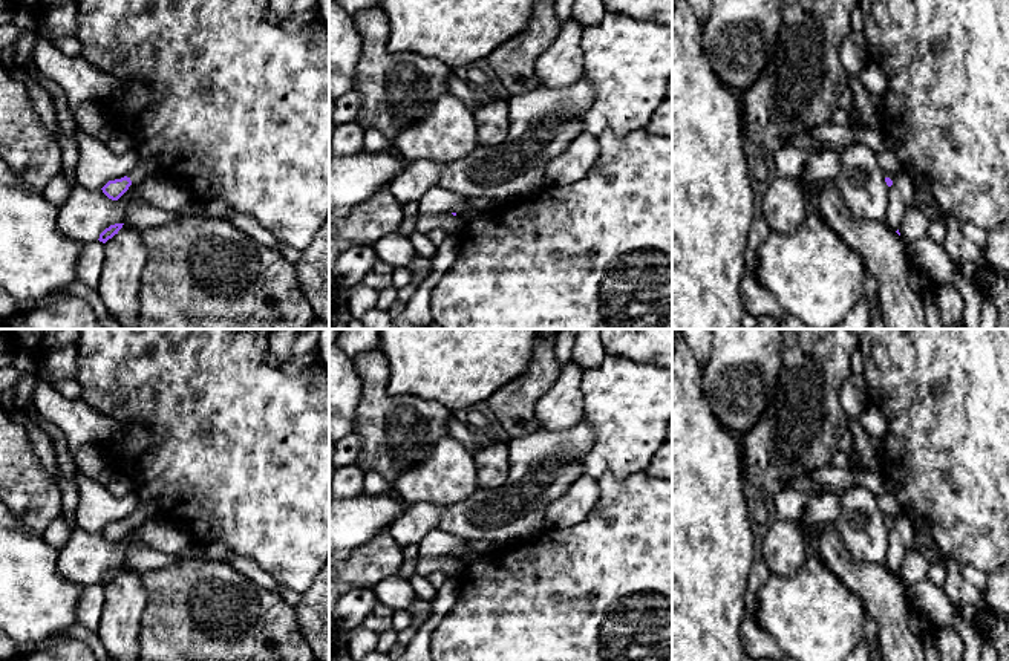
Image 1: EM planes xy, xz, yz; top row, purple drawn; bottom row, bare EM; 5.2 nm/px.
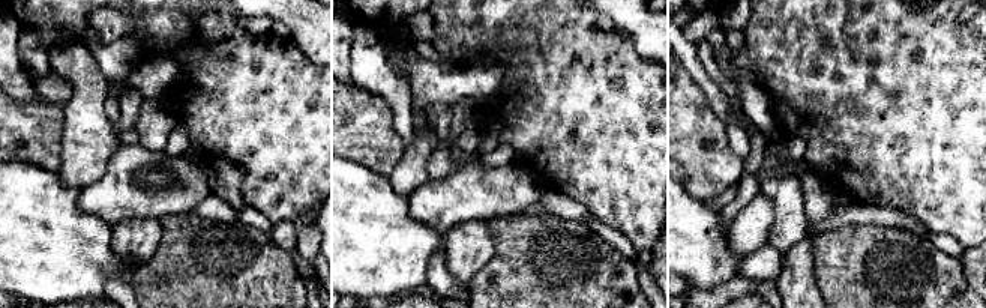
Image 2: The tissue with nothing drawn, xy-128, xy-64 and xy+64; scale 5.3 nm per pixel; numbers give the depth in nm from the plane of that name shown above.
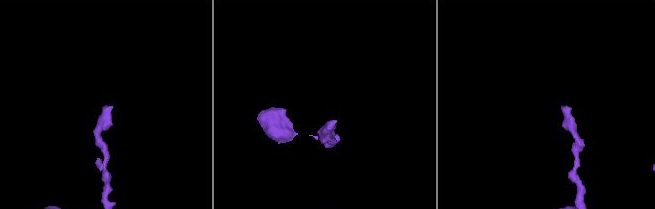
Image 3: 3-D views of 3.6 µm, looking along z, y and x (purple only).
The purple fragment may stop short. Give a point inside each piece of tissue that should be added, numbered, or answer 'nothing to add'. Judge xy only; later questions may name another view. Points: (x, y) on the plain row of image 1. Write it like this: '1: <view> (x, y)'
1: xy (146, 510)

